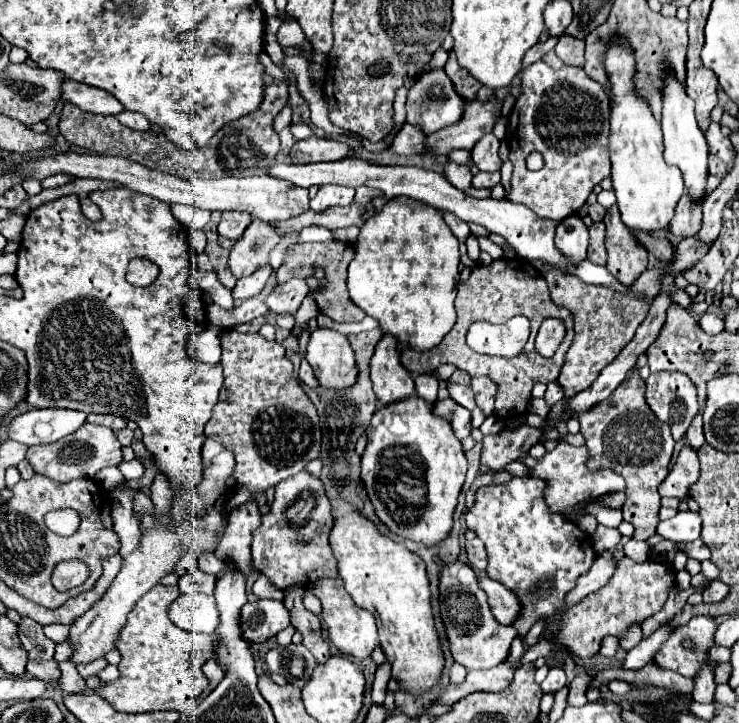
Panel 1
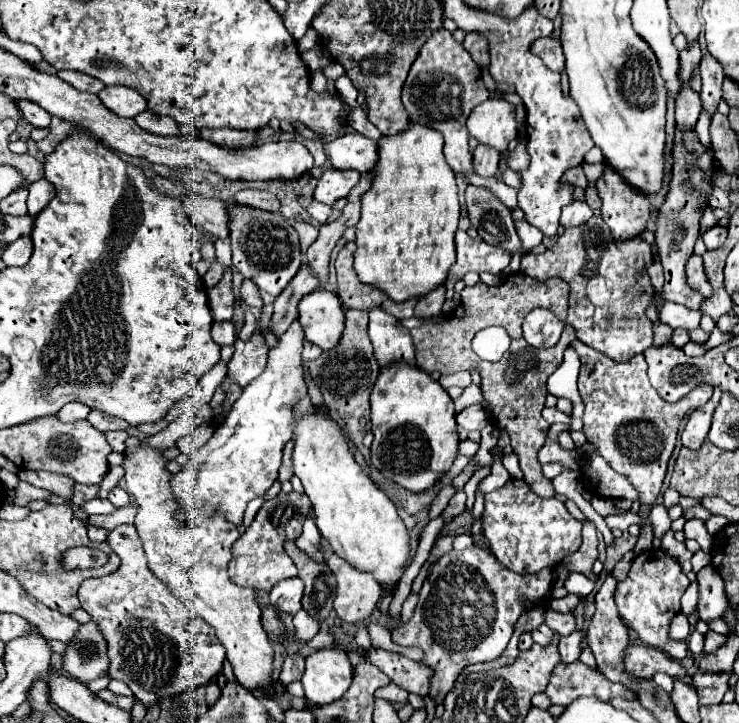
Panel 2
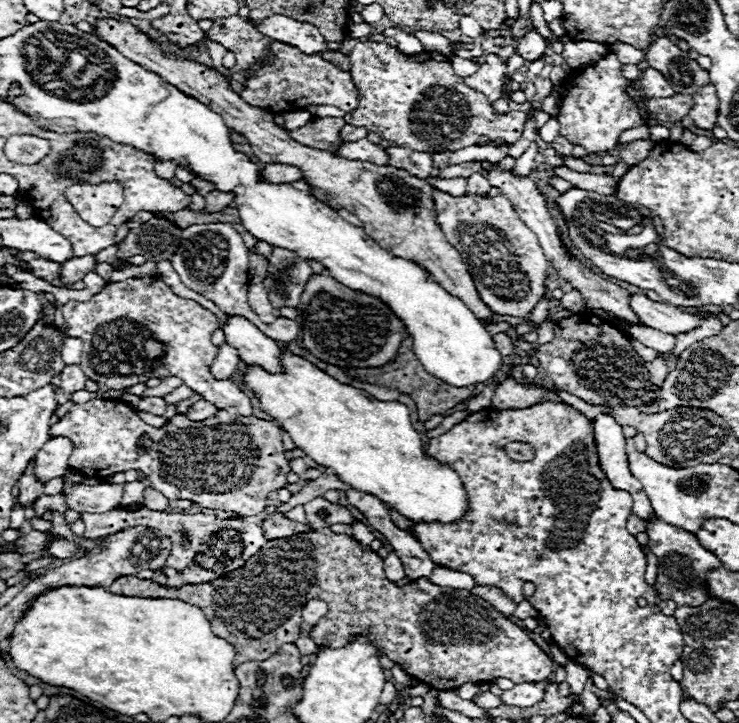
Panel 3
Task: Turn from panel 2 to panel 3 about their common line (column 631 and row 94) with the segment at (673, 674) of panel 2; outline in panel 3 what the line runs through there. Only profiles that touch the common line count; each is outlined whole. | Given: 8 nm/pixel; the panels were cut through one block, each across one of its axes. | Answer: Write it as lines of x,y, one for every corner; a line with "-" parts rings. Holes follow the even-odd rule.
654,68
642,70
642,76
638,80
638,88
644,96
672,96
674,94
674,90
666,82
666,78
660,72
656,72

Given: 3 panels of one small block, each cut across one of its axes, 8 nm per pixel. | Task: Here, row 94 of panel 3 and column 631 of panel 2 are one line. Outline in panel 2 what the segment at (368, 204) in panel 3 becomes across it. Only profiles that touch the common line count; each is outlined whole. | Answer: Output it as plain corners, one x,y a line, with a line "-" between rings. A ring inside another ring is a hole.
606,166
604,176
596,182
602,198
602,220
608,224
616,242
636,238
646,230
650,218
650,202
644,194
638,194
632,186
626,186
622,178

